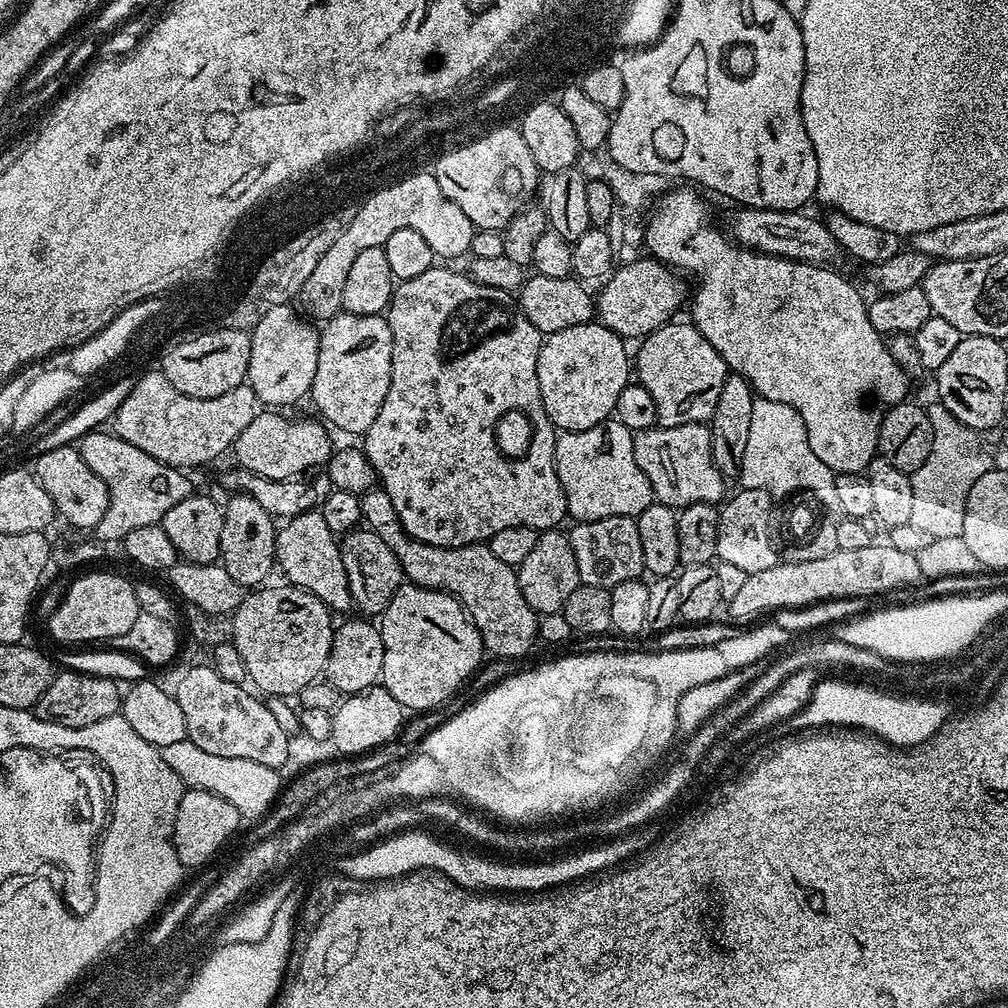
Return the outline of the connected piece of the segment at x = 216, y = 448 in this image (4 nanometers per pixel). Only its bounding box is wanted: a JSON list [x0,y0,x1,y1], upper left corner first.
[114,374,257,470]

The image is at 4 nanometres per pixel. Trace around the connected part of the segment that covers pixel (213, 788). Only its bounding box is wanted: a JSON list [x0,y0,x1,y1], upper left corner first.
[160,740,282,822]

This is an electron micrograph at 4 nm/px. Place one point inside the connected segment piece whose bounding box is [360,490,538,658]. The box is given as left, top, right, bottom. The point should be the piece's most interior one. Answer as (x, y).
(488, 588)

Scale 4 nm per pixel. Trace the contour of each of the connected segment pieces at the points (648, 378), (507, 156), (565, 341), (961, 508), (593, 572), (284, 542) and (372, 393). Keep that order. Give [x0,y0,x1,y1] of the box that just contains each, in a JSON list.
[[634,322,730,428],[434,127,542,233],[538,322,630,432],[911,402,994,538],[568,516,644,589],[276,510,353,613],[310,311,392,434]]

